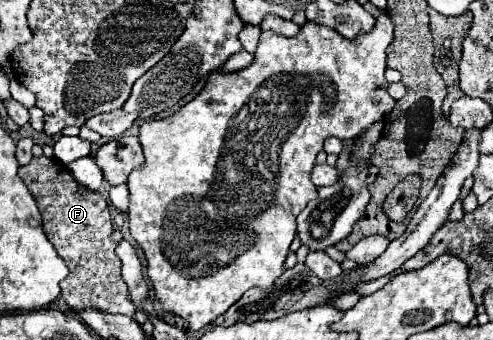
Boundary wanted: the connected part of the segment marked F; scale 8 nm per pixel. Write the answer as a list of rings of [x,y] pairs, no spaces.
[[[33,146],[32,152],[31,162],[19,167],[19,178],[35,196],[45,234],[69,268],[69,278],[61,282],[63,300],[73,310],[95,306],[105,312],[133,316],[137,308],[131,304],[127,284],[121,278],[121,264],[115,254],[117,242],[111,238],[113,222],[107,200],[99,192],[81,186],[61,162],[46,157],[41,146]]]

